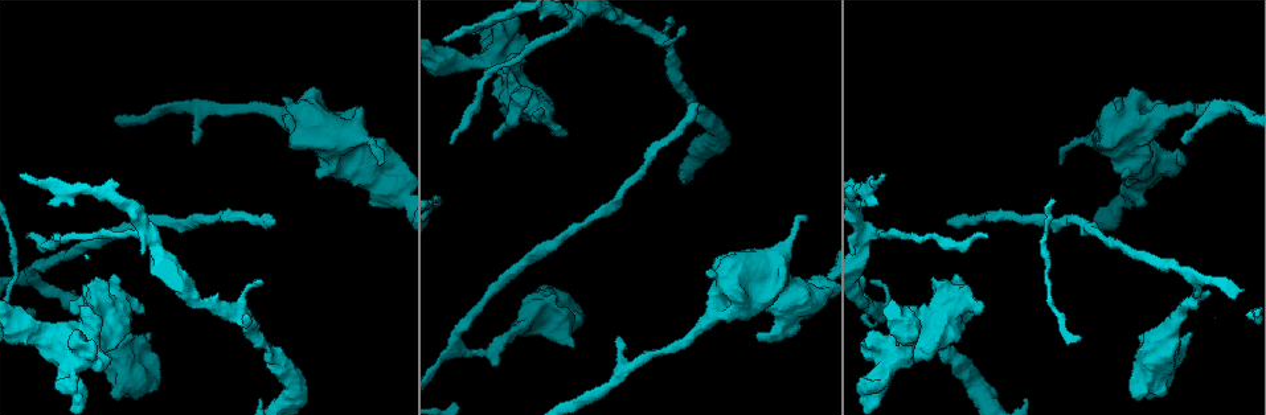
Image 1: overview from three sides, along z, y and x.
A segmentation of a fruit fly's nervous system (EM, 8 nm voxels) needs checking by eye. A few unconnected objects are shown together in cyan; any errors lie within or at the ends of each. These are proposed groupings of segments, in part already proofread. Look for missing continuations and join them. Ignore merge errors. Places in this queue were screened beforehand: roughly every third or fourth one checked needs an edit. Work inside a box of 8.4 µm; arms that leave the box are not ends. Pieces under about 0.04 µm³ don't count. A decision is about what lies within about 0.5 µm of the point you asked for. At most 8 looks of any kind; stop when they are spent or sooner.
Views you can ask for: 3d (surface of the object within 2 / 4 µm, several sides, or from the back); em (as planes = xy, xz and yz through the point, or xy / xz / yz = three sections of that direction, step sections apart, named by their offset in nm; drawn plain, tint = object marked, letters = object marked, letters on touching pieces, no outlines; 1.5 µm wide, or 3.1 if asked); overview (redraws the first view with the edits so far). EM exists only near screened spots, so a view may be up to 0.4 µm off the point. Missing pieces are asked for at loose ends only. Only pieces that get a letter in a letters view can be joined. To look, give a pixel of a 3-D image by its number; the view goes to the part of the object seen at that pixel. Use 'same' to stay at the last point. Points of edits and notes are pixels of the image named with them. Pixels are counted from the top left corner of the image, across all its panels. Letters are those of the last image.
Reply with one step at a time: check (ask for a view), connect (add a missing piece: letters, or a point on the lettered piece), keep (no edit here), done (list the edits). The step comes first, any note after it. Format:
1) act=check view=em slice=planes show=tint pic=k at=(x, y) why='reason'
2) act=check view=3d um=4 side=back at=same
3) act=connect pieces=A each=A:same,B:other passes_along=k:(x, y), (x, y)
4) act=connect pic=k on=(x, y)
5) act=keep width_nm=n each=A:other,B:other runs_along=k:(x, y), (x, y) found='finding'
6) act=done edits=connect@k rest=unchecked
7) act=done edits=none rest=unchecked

act=check view=em slice=planes show=plain pic=1 at=(140, 314) why='an open end'

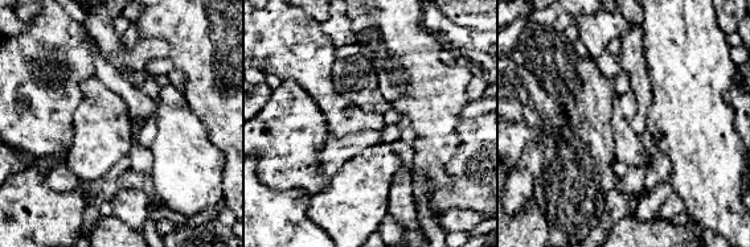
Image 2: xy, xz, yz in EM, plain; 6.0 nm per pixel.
act=check view=em slice=planes show=tint at=same why='where the object lies'

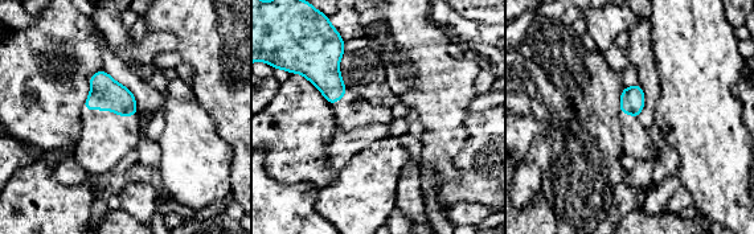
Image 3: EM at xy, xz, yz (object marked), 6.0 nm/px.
act=check view=em slice=planes show=letters at=same why='see the neighbours'

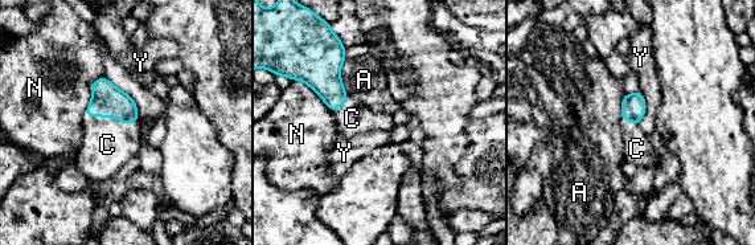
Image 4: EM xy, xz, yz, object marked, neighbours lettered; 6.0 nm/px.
act=connect pic=4 on=(107, 145) each=A:other,C:same,N:other,Y:other passes_along=4:(107, 99), (111, 117), (107, 145) found='it goes on there'

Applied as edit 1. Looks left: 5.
act=check view=em slice=xz step=8 show=tint pic=1 at=(42, 354) why='stops while still wide'

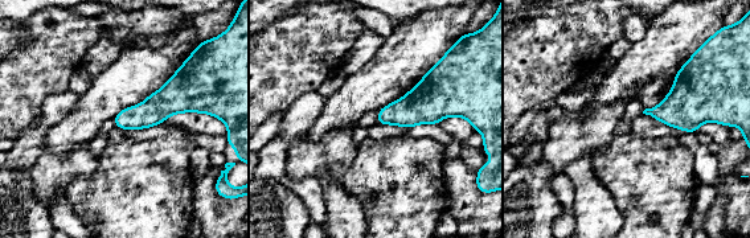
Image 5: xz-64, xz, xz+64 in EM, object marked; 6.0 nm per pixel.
act=check view=em slice=planes show=tint at=same why='cut it another way'

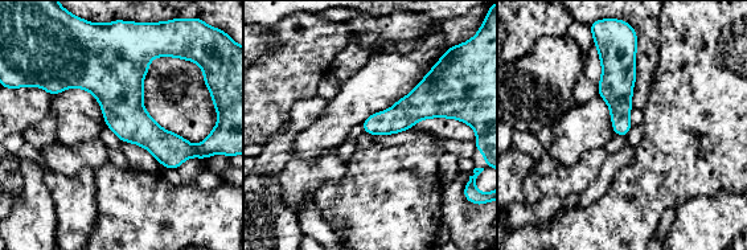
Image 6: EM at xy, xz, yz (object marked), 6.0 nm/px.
act=check view=em slice=planes show=letters at=same why='what lies round it'

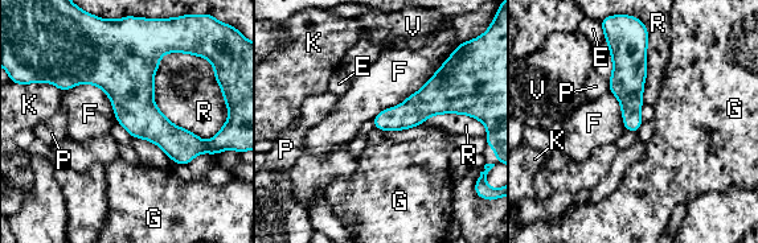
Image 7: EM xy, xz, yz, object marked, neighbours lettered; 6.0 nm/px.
act=keep each=E:other,F:other,G:other,K:other,P:other,R:other,V:other border=7:(447, 60), (417, 91), (372, 119) found='no lettered piece goes on from it'

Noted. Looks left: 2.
act=check view=3d um=2 pic=1 at=(696, 103) why='end of a long branch'

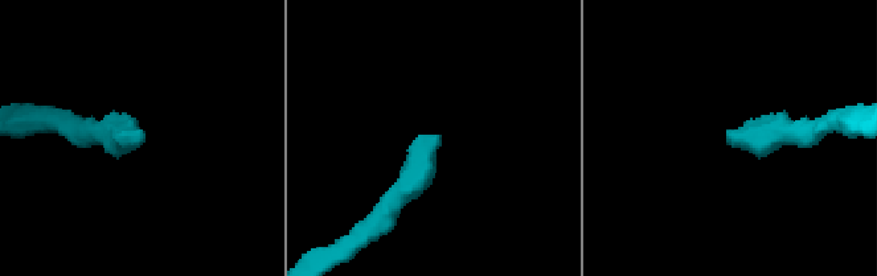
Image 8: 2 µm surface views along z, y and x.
act=check view=em slice=planes show=letters pic=8 at=(732, 132)

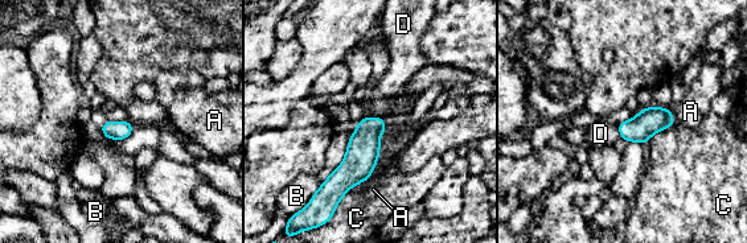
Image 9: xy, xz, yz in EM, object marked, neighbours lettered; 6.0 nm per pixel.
act=connect pic=9 on=(384, 99) each=A:other,B:other,C:other,D:same passes_along=9:(362, 152), (374, 118), (384, 99) found='the neuron continues'

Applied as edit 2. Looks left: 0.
act=done edits=connect@4,connect@9 rest=unchecked

